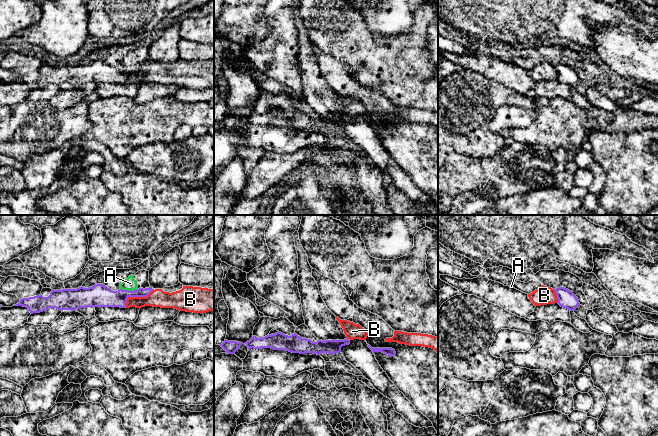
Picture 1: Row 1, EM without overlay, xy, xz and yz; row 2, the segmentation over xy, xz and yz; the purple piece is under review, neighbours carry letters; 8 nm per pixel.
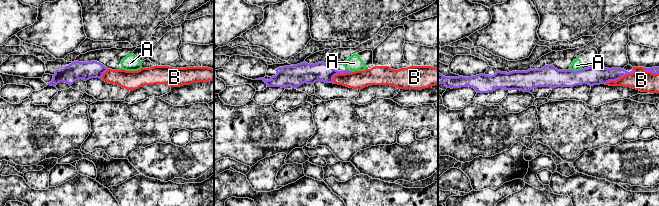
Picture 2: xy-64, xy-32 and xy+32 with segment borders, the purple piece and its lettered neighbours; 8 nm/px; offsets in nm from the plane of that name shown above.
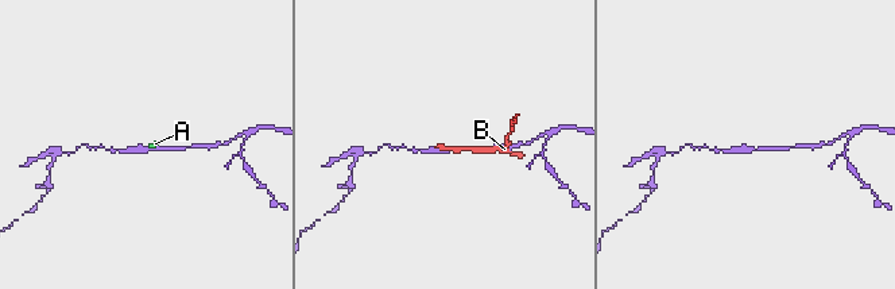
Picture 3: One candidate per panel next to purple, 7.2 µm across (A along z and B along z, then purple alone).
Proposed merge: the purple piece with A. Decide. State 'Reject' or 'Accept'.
Reject

